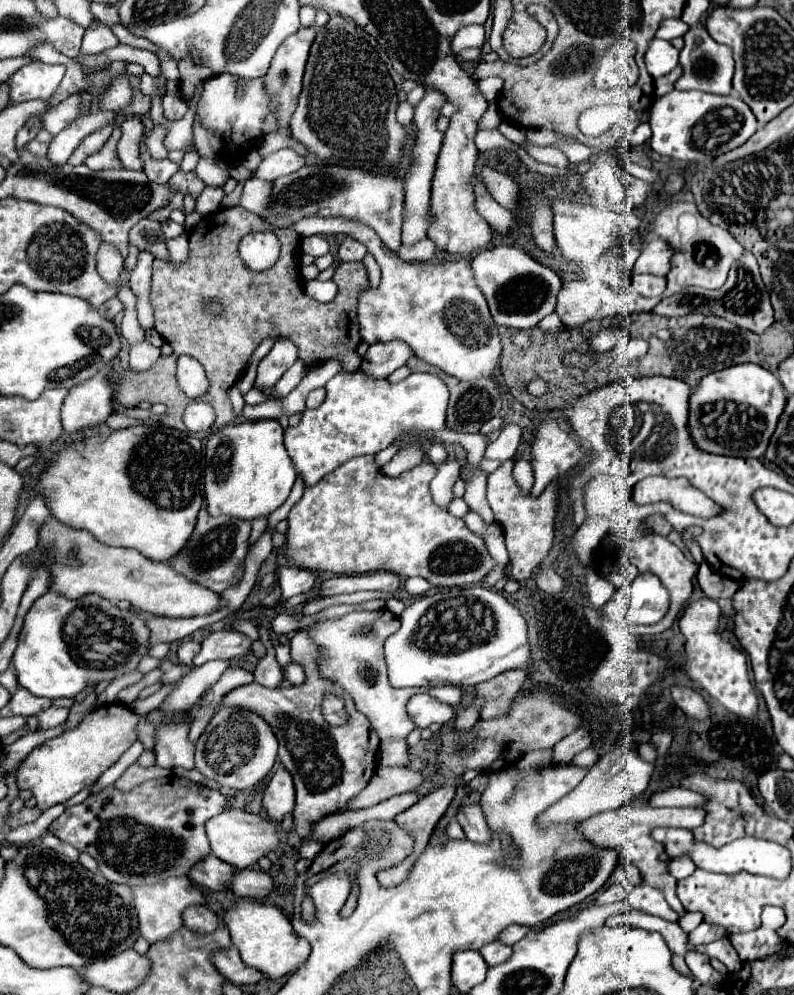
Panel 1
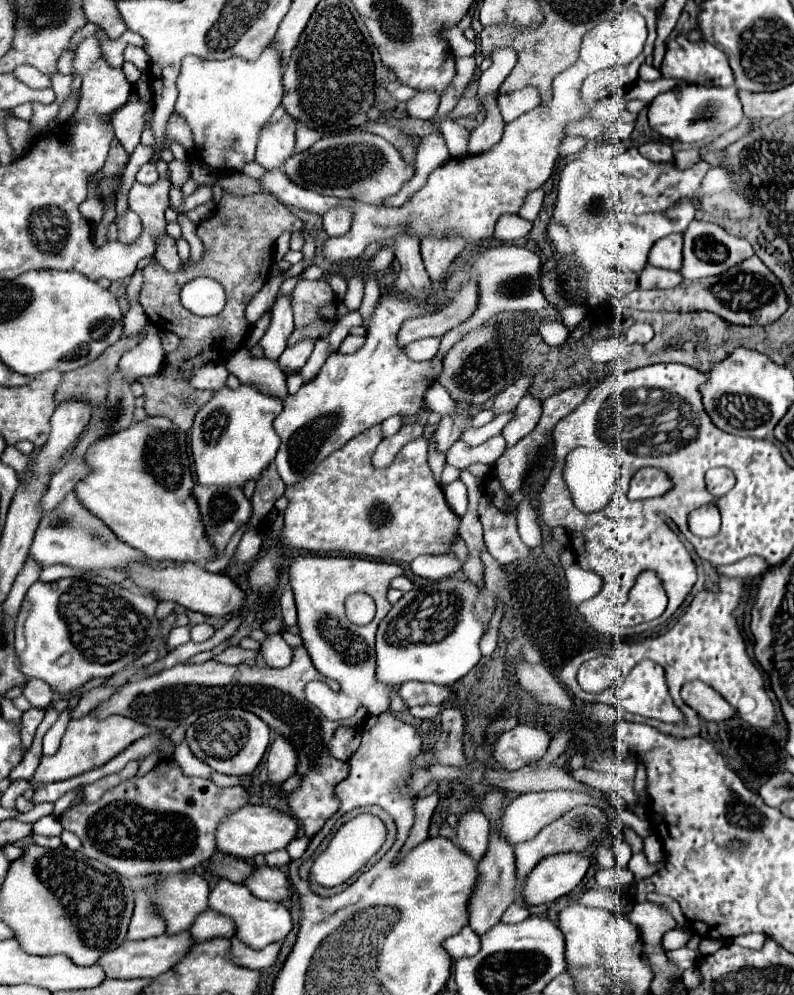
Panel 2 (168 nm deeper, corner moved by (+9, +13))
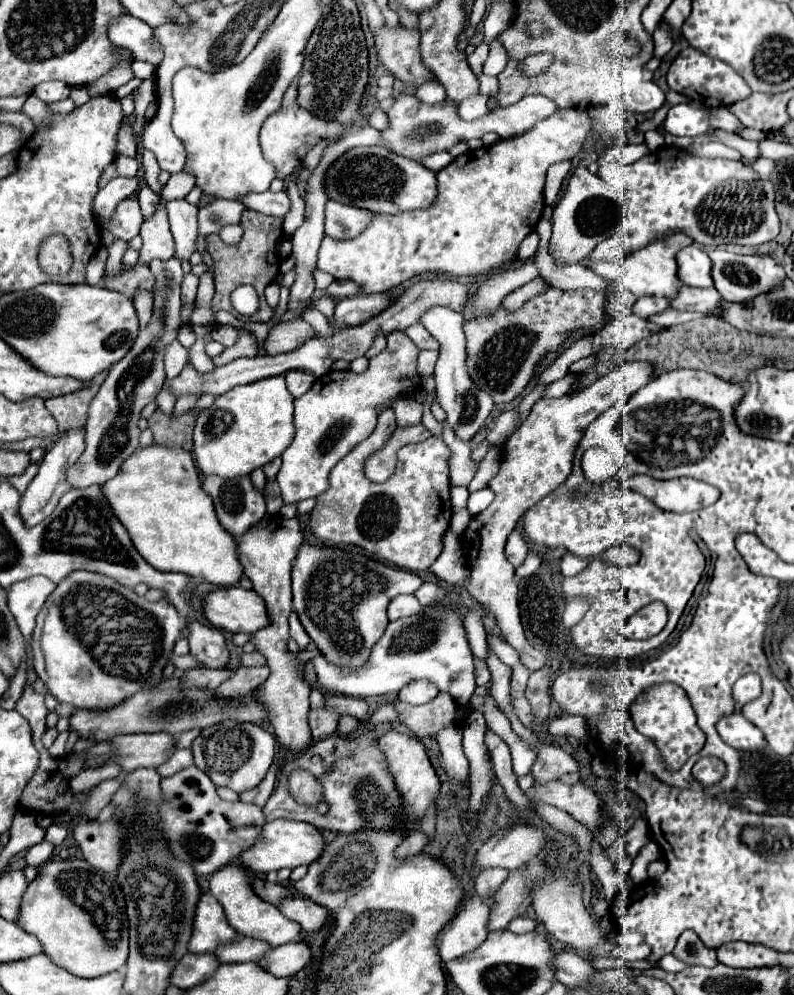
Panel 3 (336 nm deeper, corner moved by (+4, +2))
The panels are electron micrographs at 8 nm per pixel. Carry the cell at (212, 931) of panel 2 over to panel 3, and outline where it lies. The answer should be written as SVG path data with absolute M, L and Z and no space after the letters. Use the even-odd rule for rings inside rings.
M241 937L237 943L229 943L225 947L219 947L215 955L221 959L221 963L245 963L245 961L259 961L263 955L271 951L269 943L263 943L259 939Z

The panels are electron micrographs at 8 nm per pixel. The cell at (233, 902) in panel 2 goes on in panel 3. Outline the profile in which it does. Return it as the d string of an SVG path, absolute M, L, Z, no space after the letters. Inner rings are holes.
M225 865L223 869L213 873L213 877L209 881L211 883L209 889L211 889L213 897L223 905L229 925L241 935L271 943L271 947L279 947L279 945L295 941L301 931L299 923L287 919L275 905L259 899L251 887L251 881L253 881L251 873L243 865Z

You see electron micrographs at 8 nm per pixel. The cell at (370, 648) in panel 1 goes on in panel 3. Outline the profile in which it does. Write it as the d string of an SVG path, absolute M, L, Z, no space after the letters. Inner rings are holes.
M303 543L293 561L293 611L319 651L339 667L359 667L369 659L373 643L383 635L389 619L387 605L393 597L415 593L421 587L417 573L383 565L361 553L339 547Z

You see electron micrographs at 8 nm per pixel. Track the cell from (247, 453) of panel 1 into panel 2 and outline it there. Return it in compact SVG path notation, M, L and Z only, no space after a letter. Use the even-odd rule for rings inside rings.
M242 384L236 390L222 388L214 392L214 398L196 414L194 426L190 428L190 446L192 458L196 468L196 480L202 486L230 486L230 488L244 488L246 482L258 480L262 472L268 468L270 462L276 458L276 450L280 446L280 438L272 428L272 420L280 414L282 402L260 394L254 386Z

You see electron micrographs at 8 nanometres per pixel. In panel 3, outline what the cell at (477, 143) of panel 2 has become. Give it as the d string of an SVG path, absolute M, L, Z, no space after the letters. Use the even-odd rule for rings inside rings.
M481 73L477 79L479 79L479 85L481 85L481 93L489 97L489 103L487 103L489 109L491 109L491 111L497 109L497 107L499 107L499 103L497 103L497 87L499 87L497 77L489 77L489 75Z

